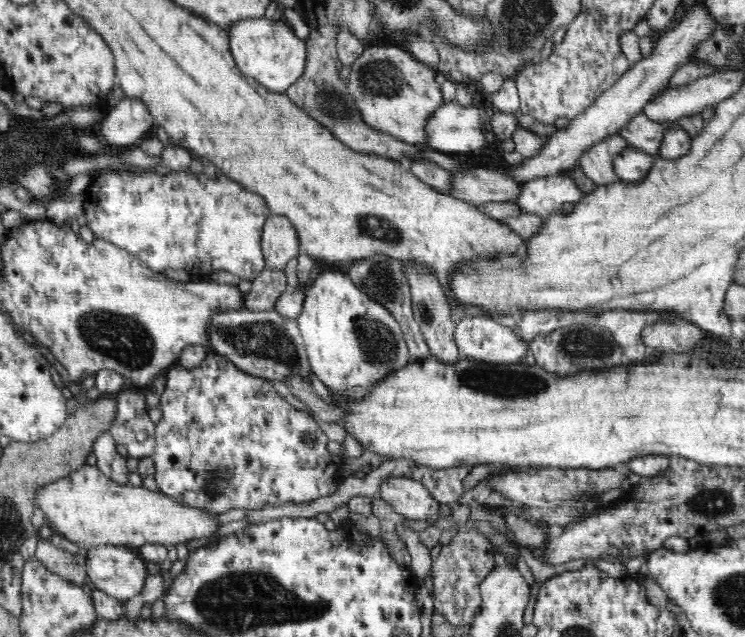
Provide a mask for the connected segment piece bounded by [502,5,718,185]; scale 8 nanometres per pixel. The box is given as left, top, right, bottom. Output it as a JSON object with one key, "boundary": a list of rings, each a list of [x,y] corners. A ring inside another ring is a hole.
{"boundary":[[[700,5],[688,10],[671,31],[654,40],[653,51],[648,58],[638,61],[632,69],[617,80],[612,88],[602,92],[594,104],[590,105],[581,115],[570,119],[567,128],[557,130],[553,136],[547,138],[537,155],[525,158],[521,164],[510,165],[502,171],[507,172],[512,180],[521,182],[523,185],[530,180],[536,180],[542,176],[554,176],[563,170],[573,168],[583,152],[597,142],[619,134],[619,131],[634,119],[634,116],[642,113],[643,107],[652,100],[654,95],[667,86],[673,73],[689,63],[697,46],[718,30],[717,26],[718,20],[712,12],[705,9],[705,6]]]}

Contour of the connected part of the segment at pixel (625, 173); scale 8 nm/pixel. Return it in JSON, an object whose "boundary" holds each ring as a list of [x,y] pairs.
{"boundary":[[[628,146],[613,160],[616,179],[623,184],[638,184],[653,167],[653,156],[642,149]]]}

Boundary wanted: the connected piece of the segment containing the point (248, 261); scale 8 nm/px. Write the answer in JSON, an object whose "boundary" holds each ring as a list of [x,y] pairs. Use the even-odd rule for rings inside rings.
{"boundary":[[[159,172],[156,173],[143,173],[139,175],[130,174],[106,174],[102,178],[96,178],[90,188],[84,192],[83,201],[86,206],[86,218],[88,218],[88,226],[93,232],[96,239],[102,239],[103,242],[114,244],[114,246],[127,250],[131,255],[137,256],[138,260],[151,268],[154,272],[162,273],[162,270],[168,270],[169,273],[175,273],[177,270],[198,270],[198,272],[192,272],[192,274],[208,274],[212,270],[216,270],[216,273],[212,273],[212,277],[218,274],[222,270],[236,274],[241,279],[253,281],[264,269],[266,269],[264,255],[262,252],[261,236],[264,223],[266,219],[271,215],[270,208],[266,205],[266,198],[261,194],[254,193],[251,190],[247,190],[240,181],[233,180],[232,177],[222,176],[218,180],[208,180],[208,176],[200,174],[200,176],[188,176],[186,172],[174,172],[170,176],[162,176]]]}

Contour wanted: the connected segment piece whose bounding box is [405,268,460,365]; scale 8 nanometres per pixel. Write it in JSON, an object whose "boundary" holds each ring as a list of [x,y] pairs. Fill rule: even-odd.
{"boundary":[[[405,268],[405,271],[411,290],[413,315],[418,325],[420,325],[420,331],[422,331],[428,347],[430,347],[430,354],[446,364],[456,364],[460,358],[460,354],[452,334],[454,332],[455,322],[450,319],[450,316],[452,316],[450,313],[451,305],[447,302],[441,286],[439,286],[439,282],[427,270]]]}

